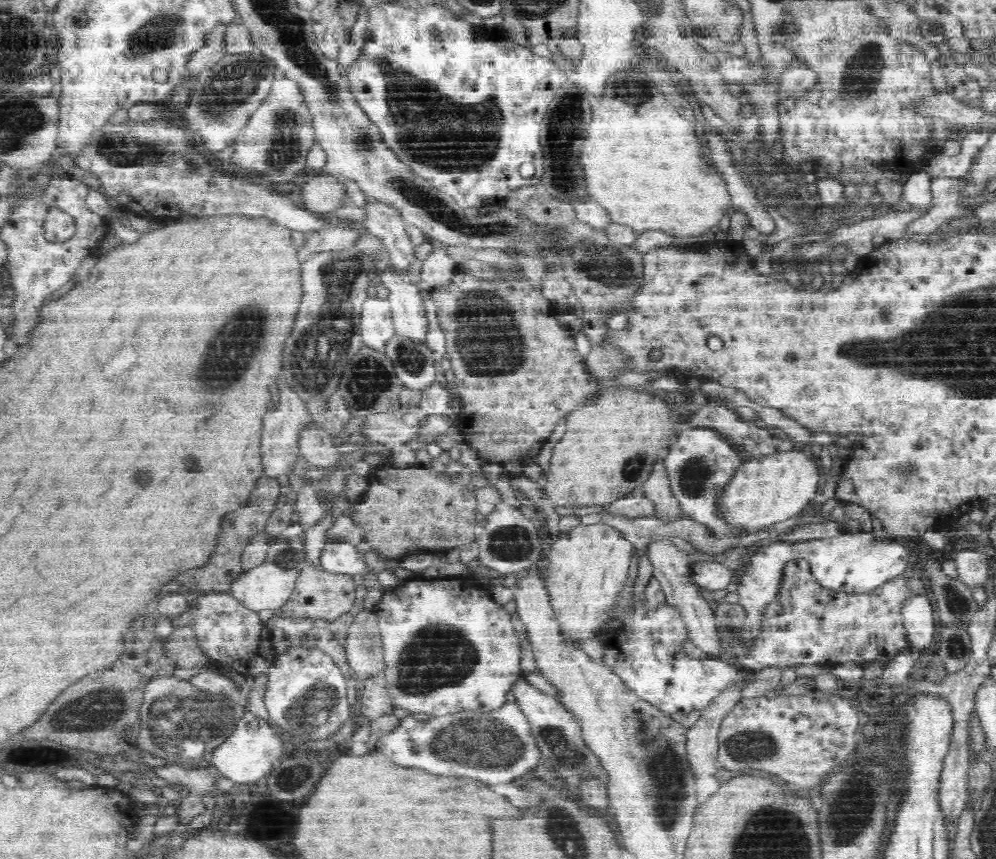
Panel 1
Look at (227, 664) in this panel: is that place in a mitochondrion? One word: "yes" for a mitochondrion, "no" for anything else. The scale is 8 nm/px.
no

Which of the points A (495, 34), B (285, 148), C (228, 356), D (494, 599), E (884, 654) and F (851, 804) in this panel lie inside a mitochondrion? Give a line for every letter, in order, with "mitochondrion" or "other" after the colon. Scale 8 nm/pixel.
A: other
B: mitochondrion
C: mitochondrion
D: other
E: other
F: mitochondrion

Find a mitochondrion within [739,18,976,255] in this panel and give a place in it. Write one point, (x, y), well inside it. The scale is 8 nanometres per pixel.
(863, 77)

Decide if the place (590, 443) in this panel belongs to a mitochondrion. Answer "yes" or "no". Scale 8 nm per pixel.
no

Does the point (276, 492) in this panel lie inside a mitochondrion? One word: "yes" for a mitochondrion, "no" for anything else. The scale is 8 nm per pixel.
no

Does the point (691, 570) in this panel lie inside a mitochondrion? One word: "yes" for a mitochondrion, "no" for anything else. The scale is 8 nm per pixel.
no

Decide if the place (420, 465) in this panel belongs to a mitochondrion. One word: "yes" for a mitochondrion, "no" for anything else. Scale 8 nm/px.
no

